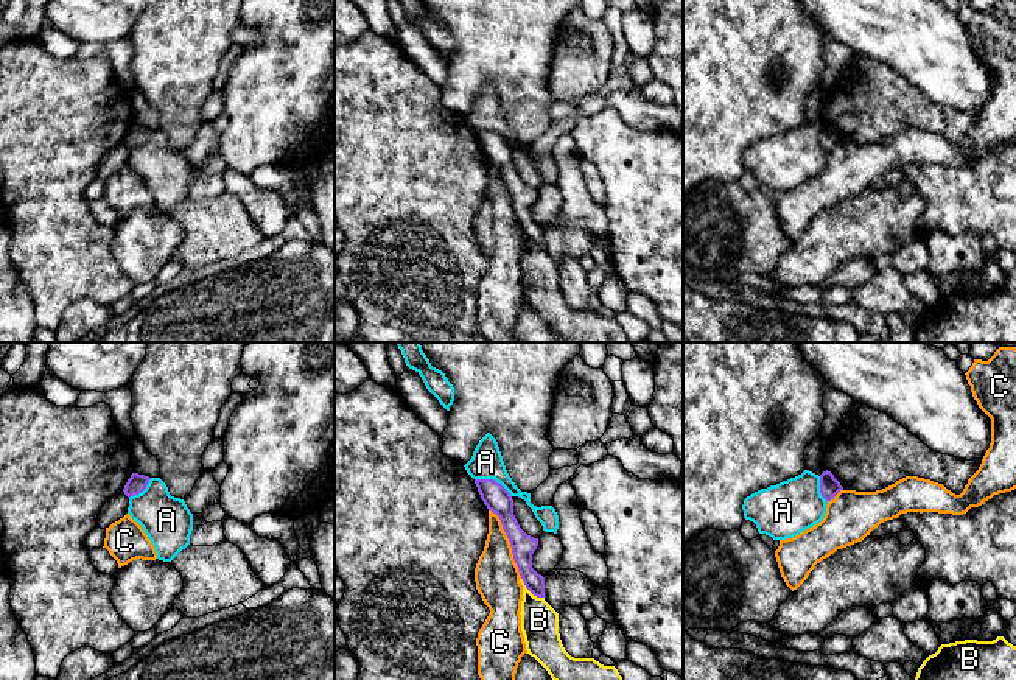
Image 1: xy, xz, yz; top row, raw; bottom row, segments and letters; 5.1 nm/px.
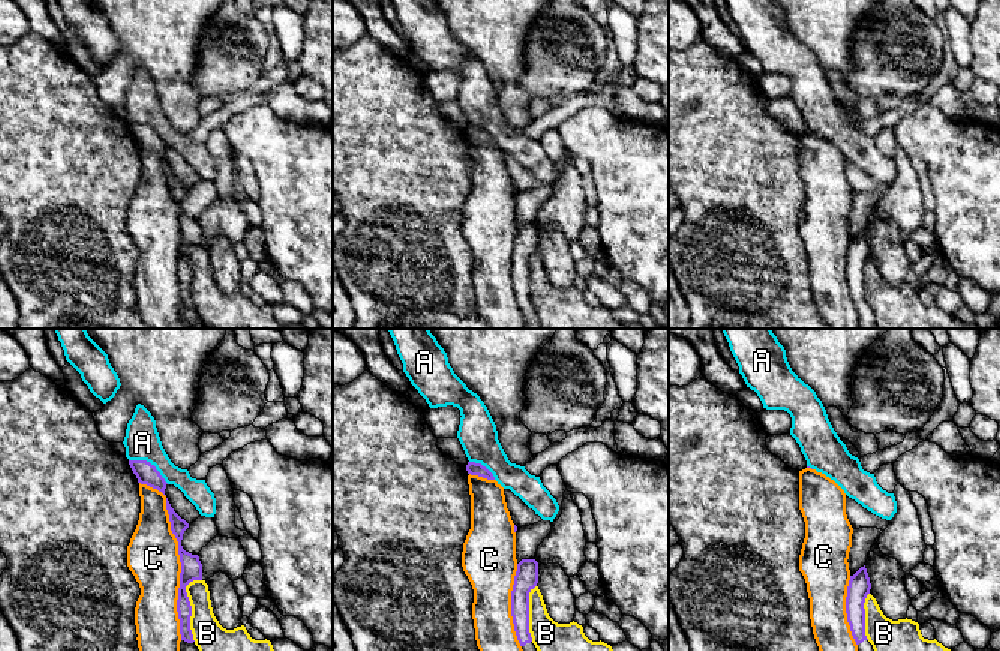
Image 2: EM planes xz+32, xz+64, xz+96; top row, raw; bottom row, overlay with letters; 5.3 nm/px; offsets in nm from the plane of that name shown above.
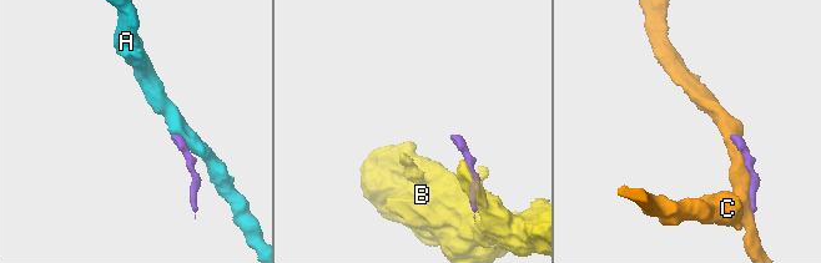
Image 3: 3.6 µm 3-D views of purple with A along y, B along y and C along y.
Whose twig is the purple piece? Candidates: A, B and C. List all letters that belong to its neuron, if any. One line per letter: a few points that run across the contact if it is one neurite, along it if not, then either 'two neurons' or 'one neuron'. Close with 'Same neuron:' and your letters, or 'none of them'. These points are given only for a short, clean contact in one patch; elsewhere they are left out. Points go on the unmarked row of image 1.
A: line xz (475, 129), (493, 129), (511, 148); two neurons
B: two neurons
C: two neurons
Same neuron: none of them

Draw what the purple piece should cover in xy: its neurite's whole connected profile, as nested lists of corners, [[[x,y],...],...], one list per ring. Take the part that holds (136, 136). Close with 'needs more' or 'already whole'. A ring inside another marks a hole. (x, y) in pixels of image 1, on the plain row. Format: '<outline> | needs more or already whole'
[[[132,124],[124,140],[103,156],[98,165],[96,179],[106,181],[112,174],[123,170],[128,165],[129,149],[142,145],[146,140],[149,131],[149,128]]] | needs more

